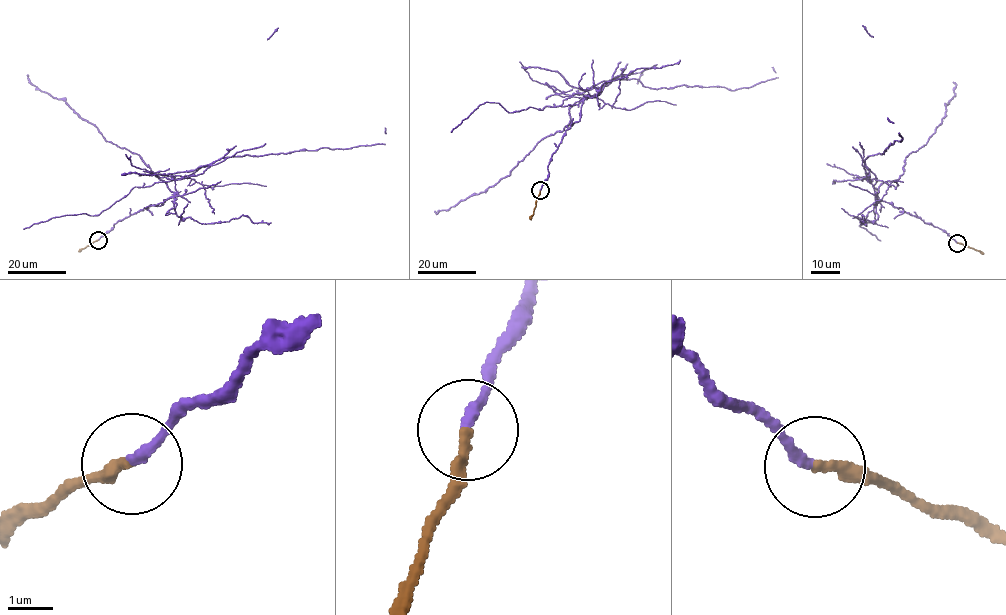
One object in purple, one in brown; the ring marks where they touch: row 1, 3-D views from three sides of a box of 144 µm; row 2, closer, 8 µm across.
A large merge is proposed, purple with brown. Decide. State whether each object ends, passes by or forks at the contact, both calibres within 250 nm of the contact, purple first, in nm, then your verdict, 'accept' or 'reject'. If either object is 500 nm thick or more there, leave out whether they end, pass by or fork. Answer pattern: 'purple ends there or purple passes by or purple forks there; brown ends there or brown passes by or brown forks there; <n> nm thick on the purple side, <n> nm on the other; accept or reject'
purple ends there; brown ends there; 240 nm thick on the purple side, 260 nm on the other; reject

